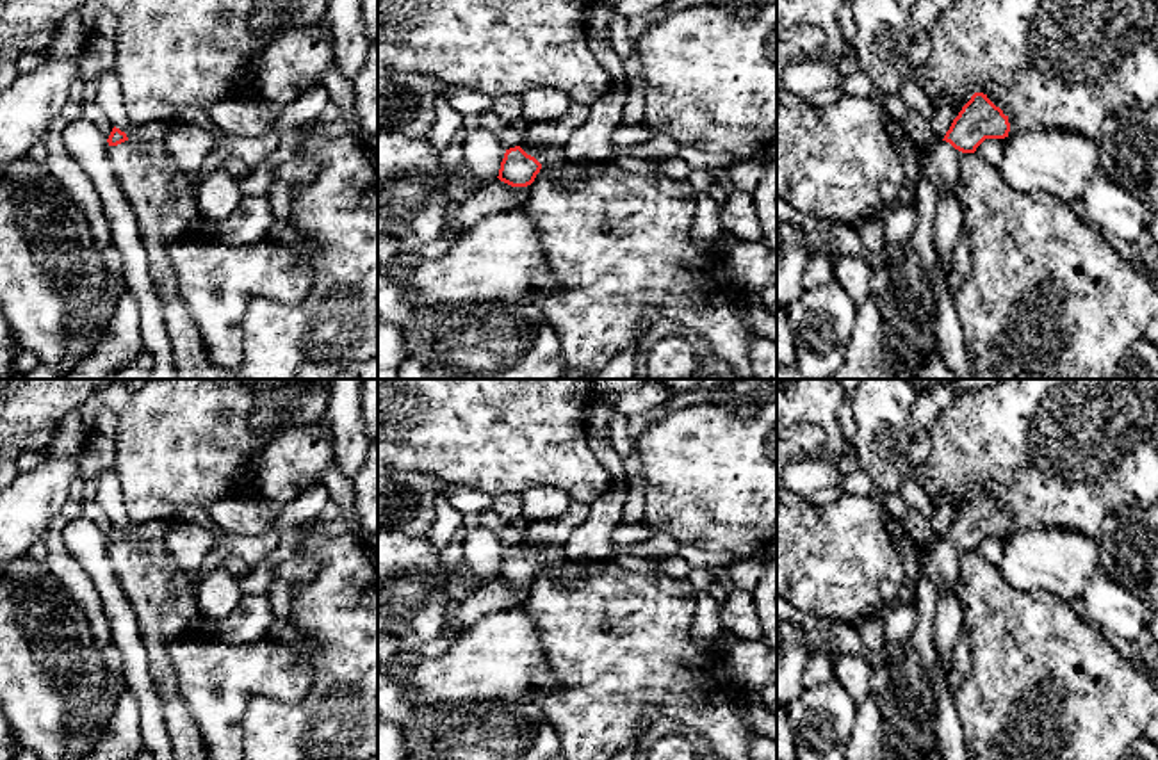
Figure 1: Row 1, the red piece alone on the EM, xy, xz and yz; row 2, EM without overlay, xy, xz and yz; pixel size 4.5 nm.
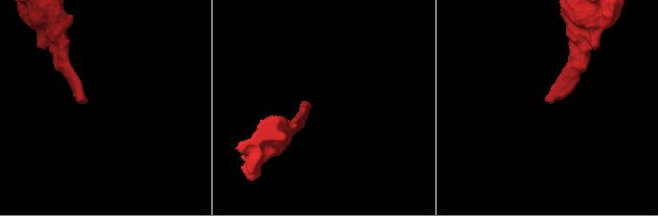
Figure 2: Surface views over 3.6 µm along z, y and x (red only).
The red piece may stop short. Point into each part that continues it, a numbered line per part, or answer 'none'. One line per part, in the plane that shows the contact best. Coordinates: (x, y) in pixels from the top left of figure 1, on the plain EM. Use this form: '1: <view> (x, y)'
1: xz (553, 556)

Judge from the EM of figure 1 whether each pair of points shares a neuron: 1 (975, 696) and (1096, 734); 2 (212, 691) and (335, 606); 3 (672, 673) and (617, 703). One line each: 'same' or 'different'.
1: same
2: different
3: same

